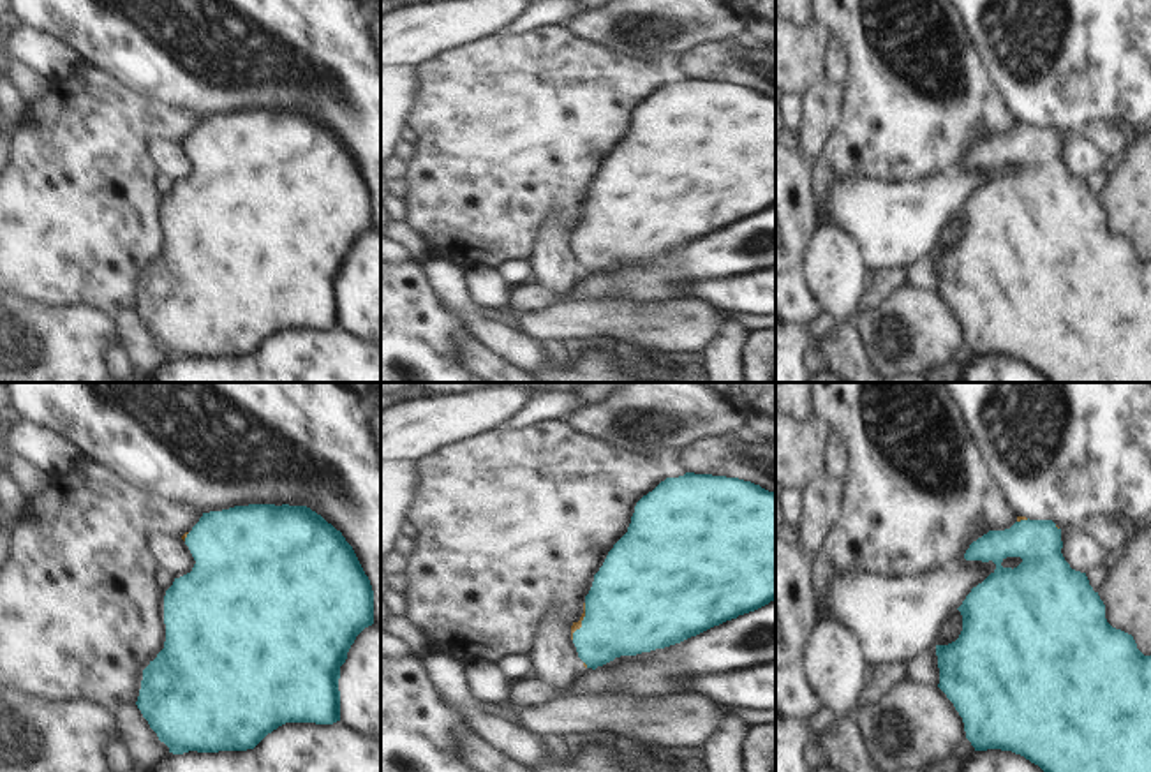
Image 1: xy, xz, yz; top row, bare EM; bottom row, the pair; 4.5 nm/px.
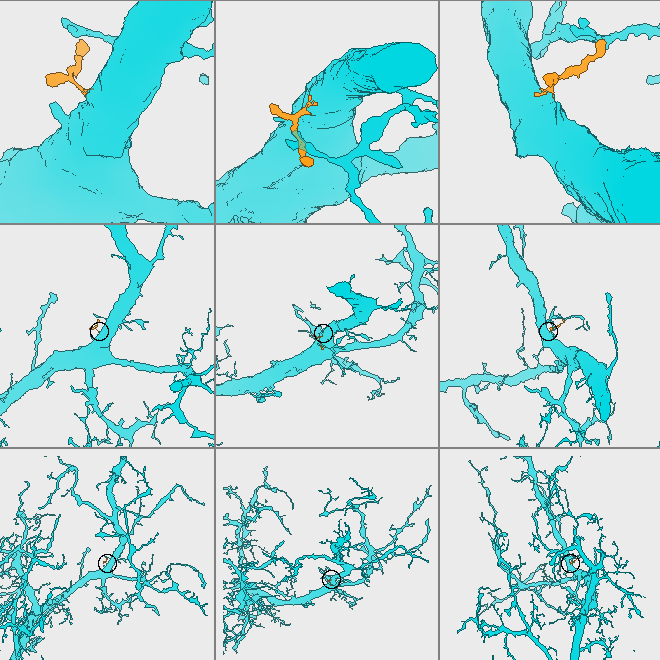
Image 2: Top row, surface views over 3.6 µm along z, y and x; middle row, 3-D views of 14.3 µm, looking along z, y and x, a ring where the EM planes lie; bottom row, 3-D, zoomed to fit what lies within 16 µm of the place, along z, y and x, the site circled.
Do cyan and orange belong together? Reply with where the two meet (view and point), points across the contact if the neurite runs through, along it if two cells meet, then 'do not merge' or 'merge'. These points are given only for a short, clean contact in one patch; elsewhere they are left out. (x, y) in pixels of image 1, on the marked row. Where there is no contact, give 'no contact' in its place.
meets cyan in xz at (582, 621); runs through xz (633, 607), (616, 621), (582, 621), (575, 626); merge

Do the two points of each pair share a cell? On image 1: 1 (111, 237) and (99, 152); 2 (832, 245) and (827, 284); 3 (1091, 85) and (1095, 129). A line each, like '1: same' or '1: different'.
1: same
2: same
3: different

